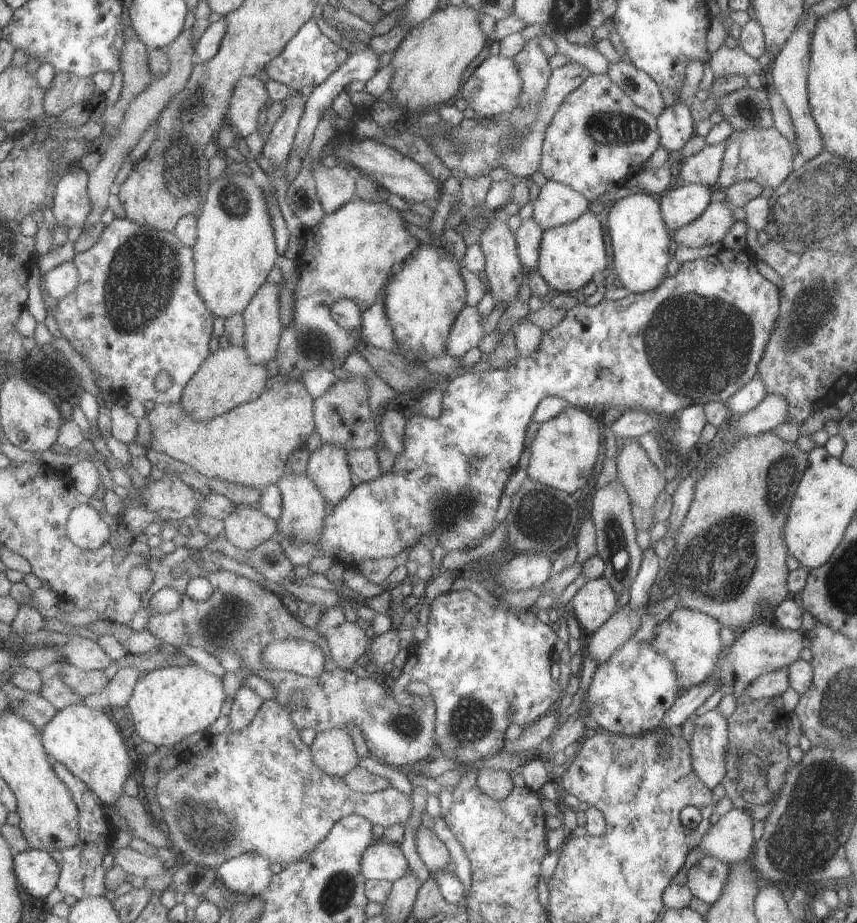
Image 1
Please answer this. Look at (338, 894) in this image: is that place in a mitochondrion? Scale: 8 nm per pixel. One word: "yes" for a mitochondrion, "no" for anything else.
yes

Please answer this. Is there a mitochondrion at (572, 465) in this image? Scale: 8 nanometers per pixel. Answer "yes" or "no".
no

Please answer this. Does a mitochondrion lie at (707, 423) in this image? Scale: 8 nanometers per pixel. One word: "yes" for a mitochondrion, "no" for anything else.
no

